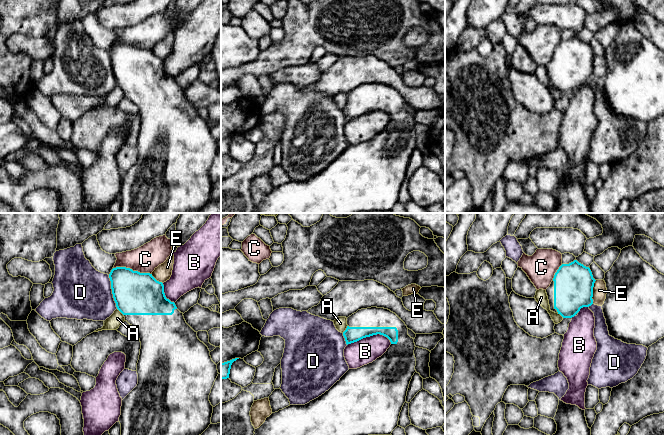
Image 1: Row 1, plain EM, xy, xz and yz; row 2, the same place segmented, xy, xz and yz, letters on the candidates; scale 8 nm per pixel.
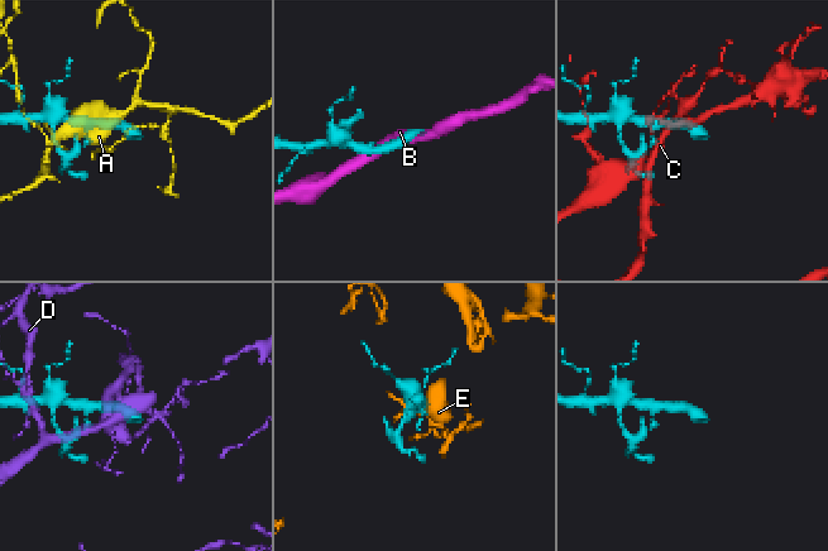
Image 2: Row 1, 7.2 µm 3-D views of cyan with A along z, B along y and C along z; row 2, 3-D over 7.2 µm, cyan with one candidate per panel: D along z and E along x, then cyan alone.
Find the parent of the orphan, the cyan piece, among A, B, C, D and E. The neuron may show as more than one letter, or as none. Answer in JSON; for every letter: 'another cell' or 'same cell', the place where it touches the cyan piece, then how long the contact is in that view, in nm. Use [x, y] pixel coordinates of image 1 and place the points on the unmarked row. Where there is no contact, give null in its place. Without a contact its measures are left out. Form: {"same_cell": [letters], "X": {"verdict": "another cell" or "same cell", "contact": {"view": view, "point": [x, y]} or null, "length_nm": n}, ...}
{"same_cell": [], "A": {"verdict": "another cell", "contact": {"view": "xz", "point": [346, 105]}, "length_nm": 80}, "B": {"verdict": "another cell", "contact": {"view": "xz", "point": [369, 112]}, "length_nm": 360}, "C": {"verdict": "another cell", "contact": {"view": "xy", "point": [131, 45]}, "length_nm": 320}, "D": {"verdict": "another cell", "contact": {"view": "xy", "point": [112, 68]}, "length_nm": 280}, "E": {"verdict": "another cell", "contact": {"view": "yz", "point": [592, 68]}, "length_nm": 190}}

